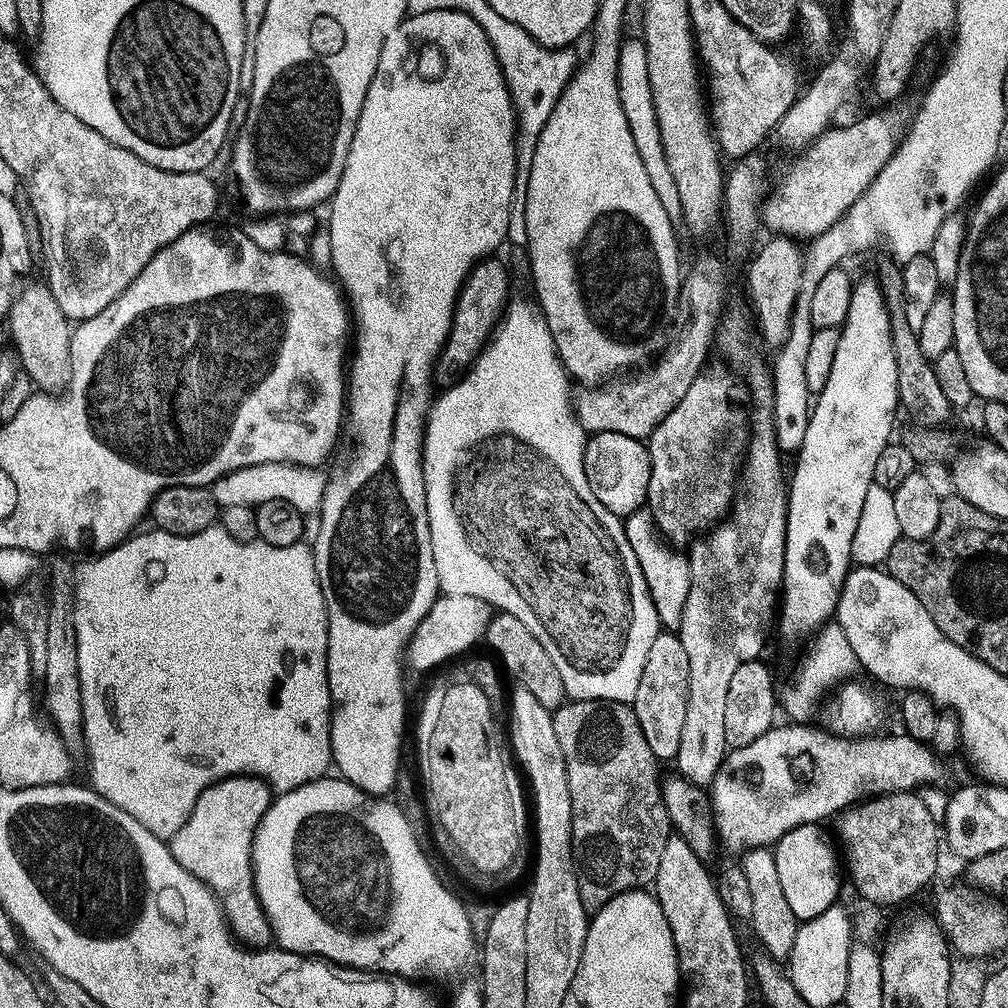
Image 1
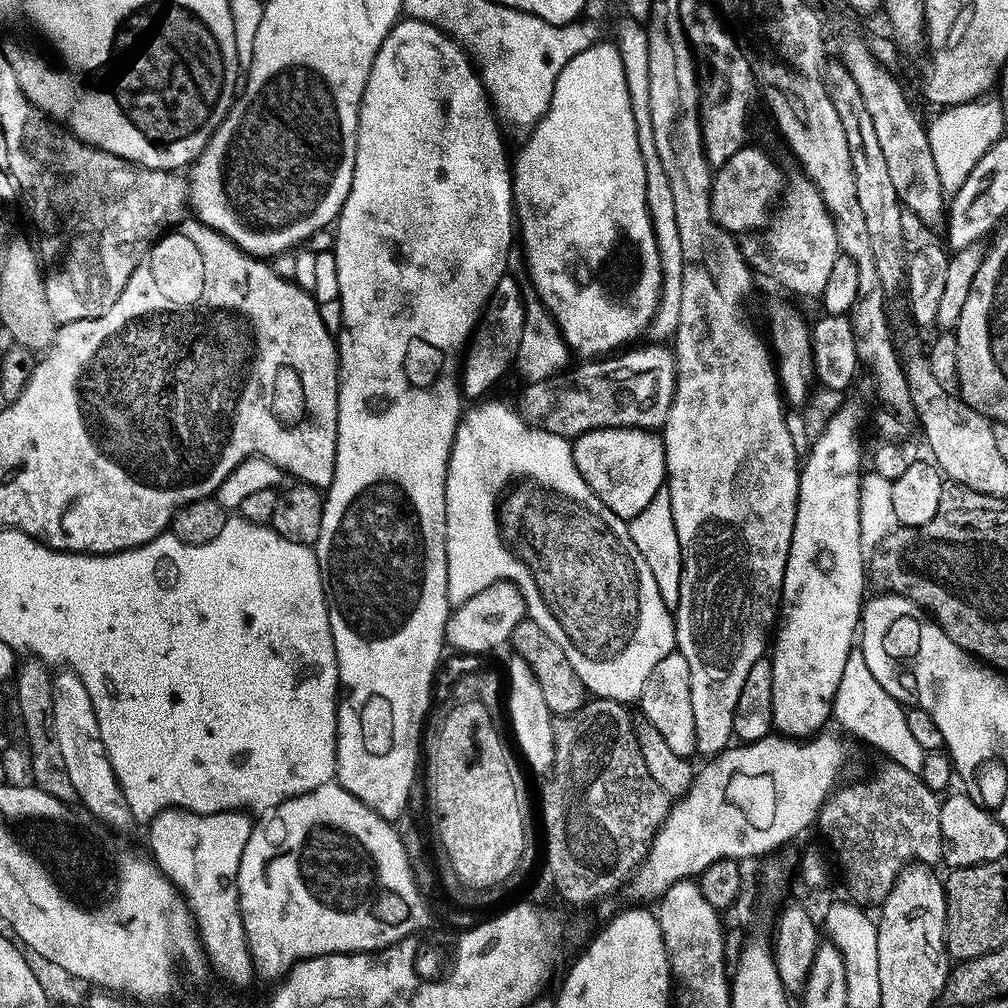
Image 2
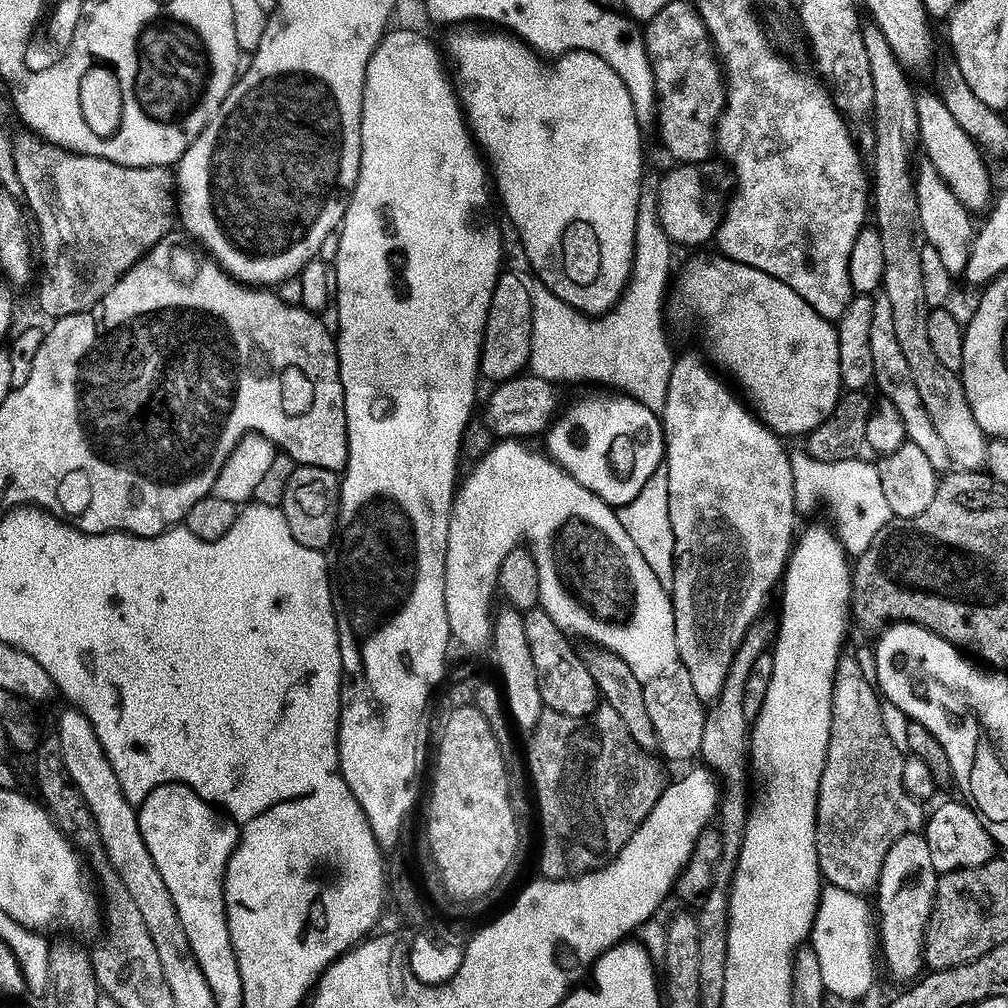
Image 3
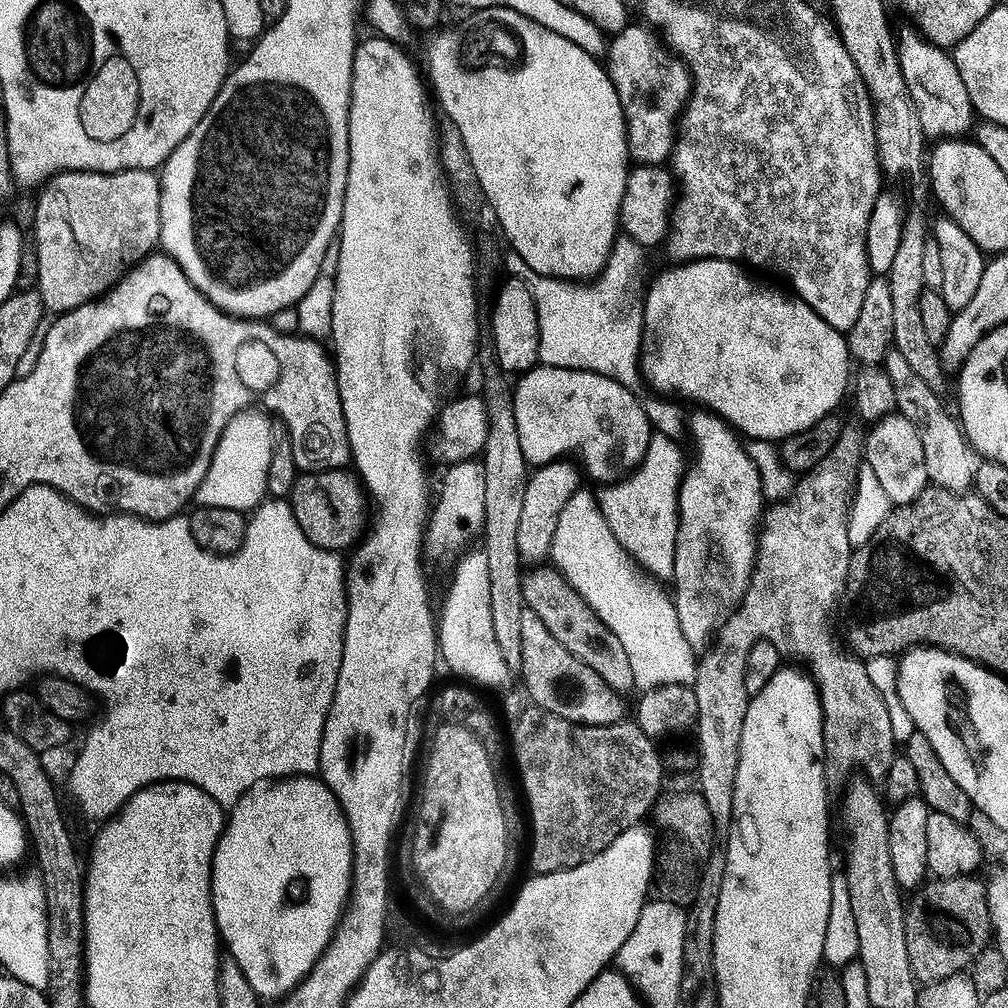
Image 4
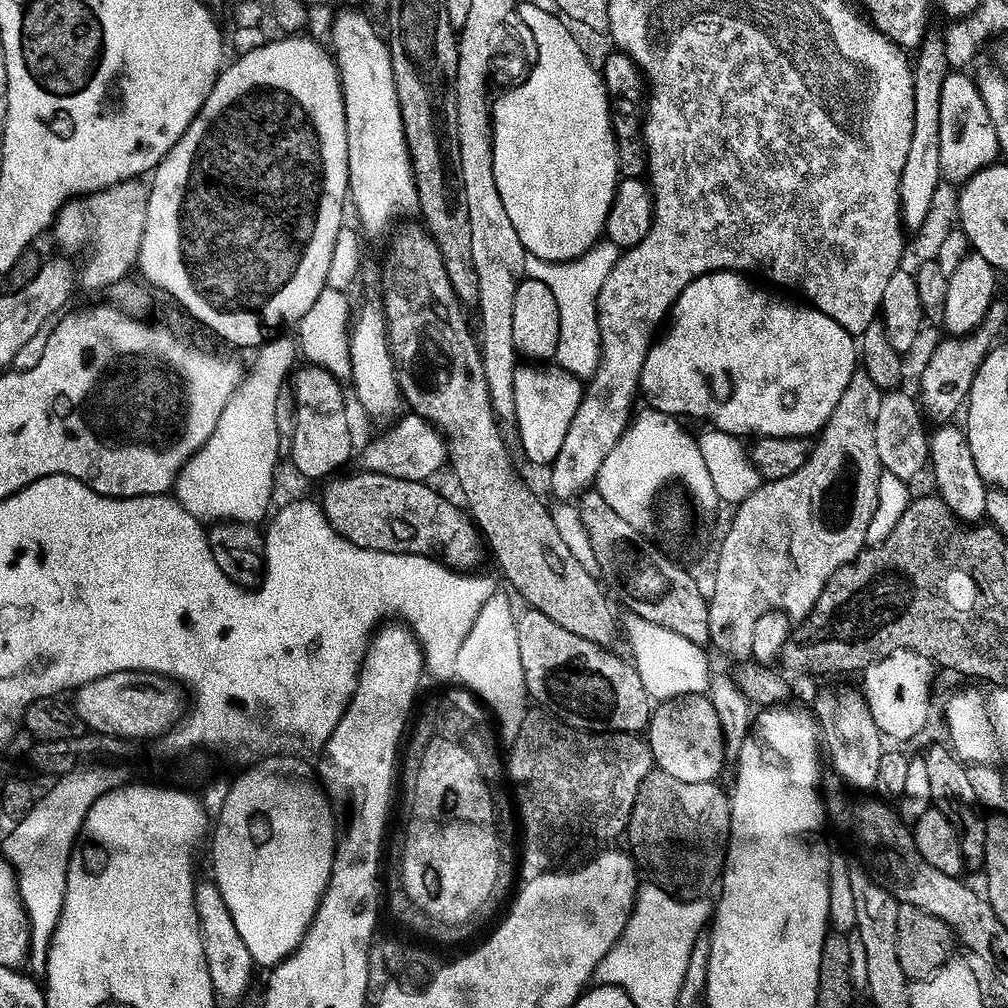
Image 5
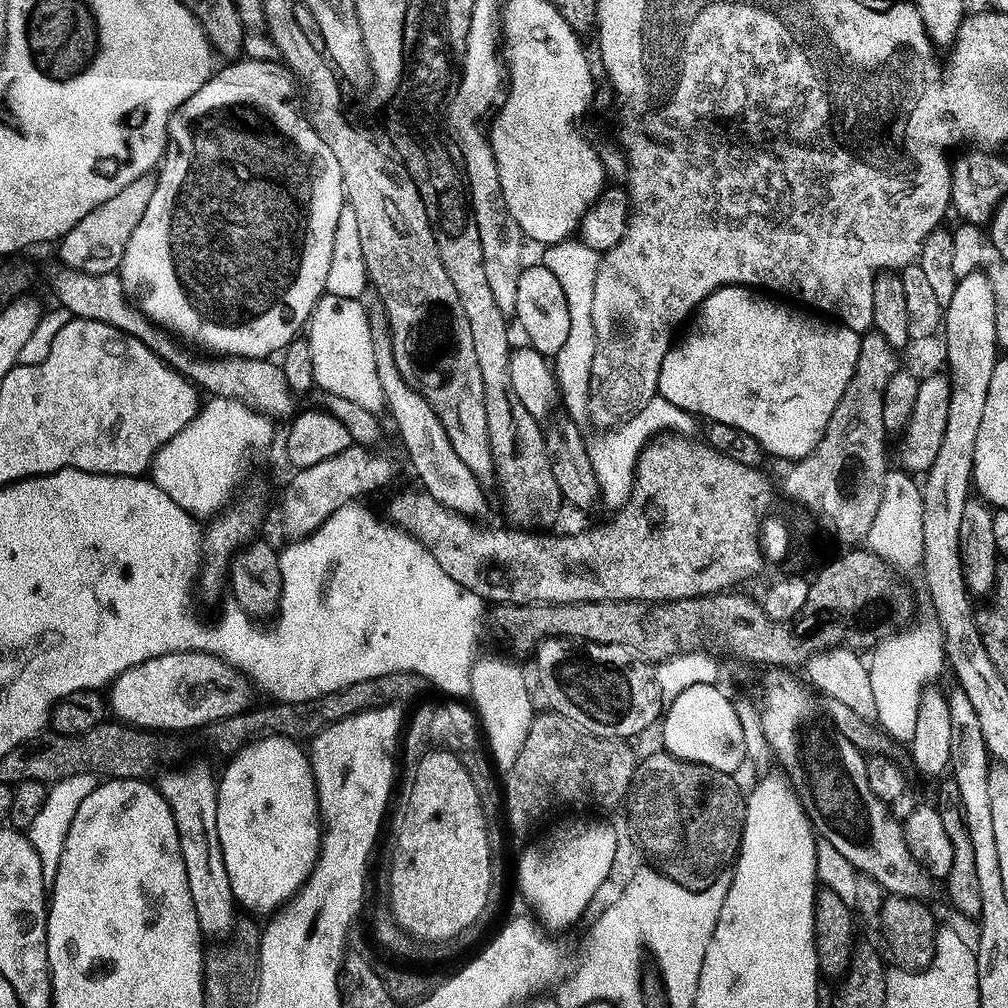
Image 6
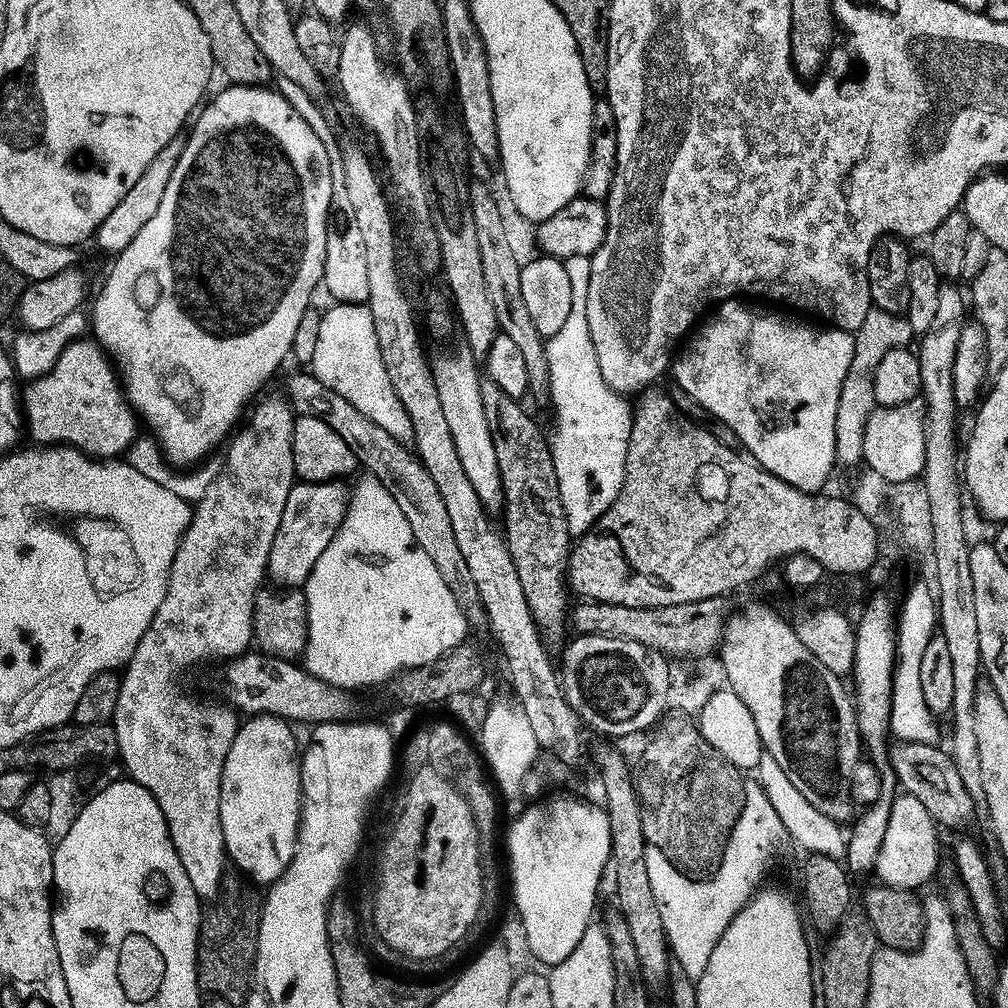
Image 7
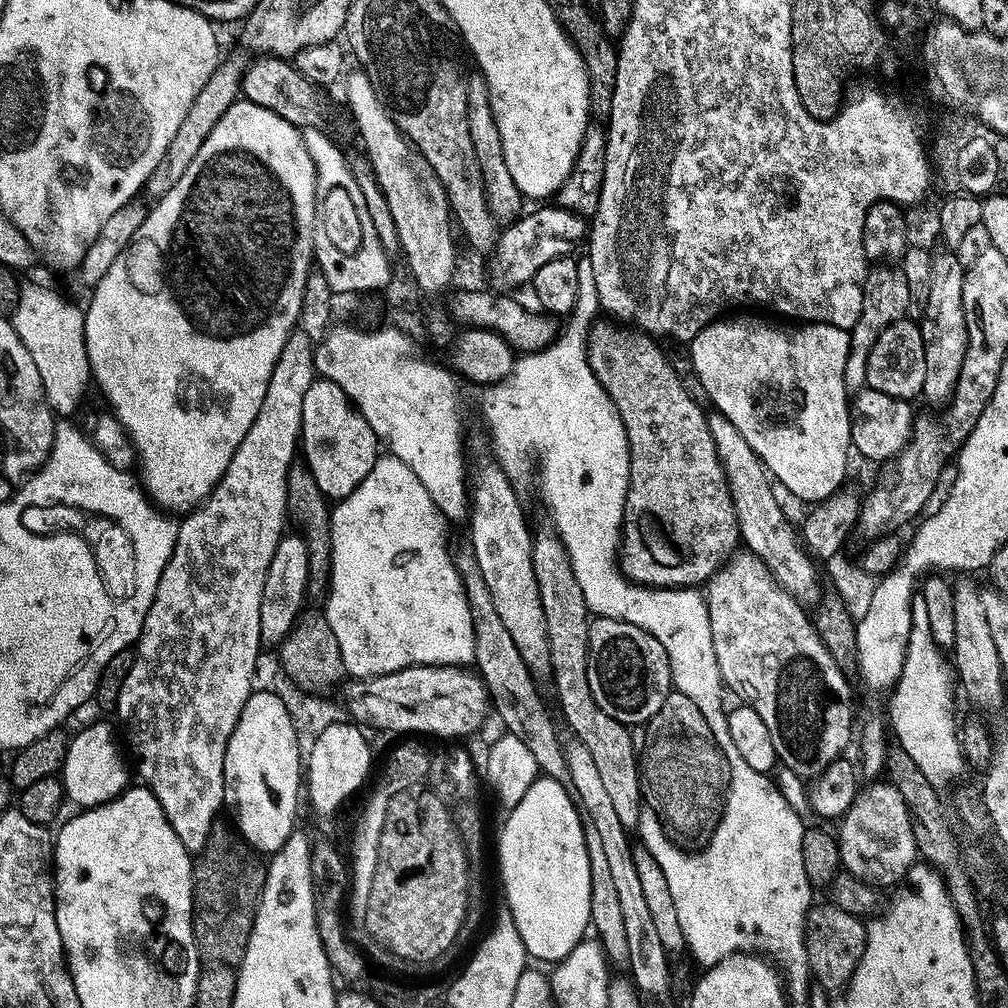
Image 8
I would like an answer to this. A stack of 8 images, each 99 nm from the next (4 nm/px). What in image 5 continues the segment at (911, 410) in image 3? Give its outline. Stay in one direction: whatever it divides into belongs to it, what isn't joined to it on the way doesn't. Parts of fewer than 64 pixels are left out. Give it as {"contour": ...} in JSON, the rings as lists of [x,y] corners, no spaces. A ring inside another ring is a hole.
{"contour":[[[944,422],[935,433],[931,433],[928,441],[930,457],[930,473],[936,479],[935,491],[947,506],[949,512],[961,522],[980,522],[985,519],[986,496],[990,489],[978,474],[978,466],[974,466],[974,458],[970,454],[970,442],[967,431],[956,422]]]}

